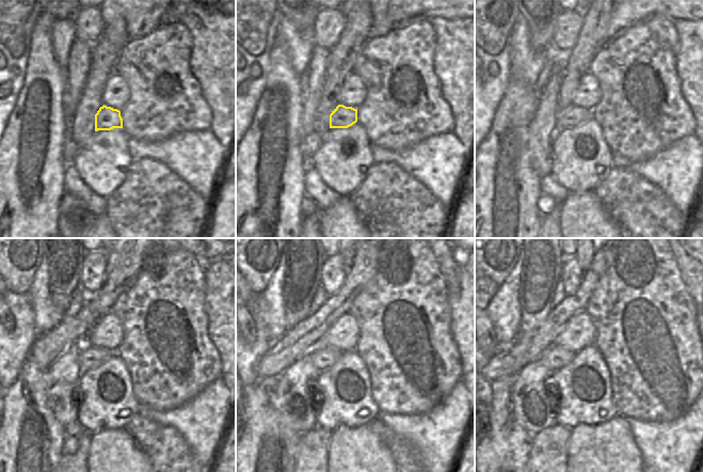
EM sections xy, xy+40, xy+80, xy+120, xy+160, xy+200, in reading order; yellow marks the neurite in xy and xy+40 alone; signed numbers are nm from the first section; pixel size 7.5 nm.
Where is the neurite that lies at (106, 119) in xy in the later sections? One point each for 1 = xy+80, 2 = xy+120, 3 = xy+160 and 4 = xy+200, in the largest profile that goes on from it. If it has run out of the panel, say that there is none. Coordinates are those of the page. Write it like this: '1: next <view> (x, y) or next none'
1: next xy+80 (571, 116)
2: next xy+120 (90, 357)
3: next xy+160 (322, 357)
4: next xy+200 (555, 358)

